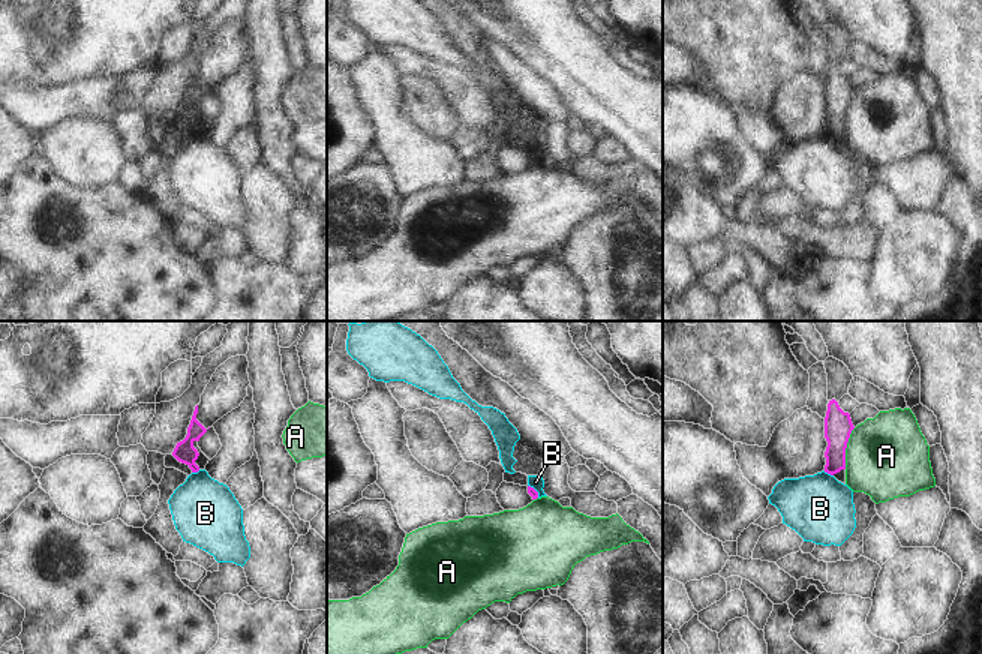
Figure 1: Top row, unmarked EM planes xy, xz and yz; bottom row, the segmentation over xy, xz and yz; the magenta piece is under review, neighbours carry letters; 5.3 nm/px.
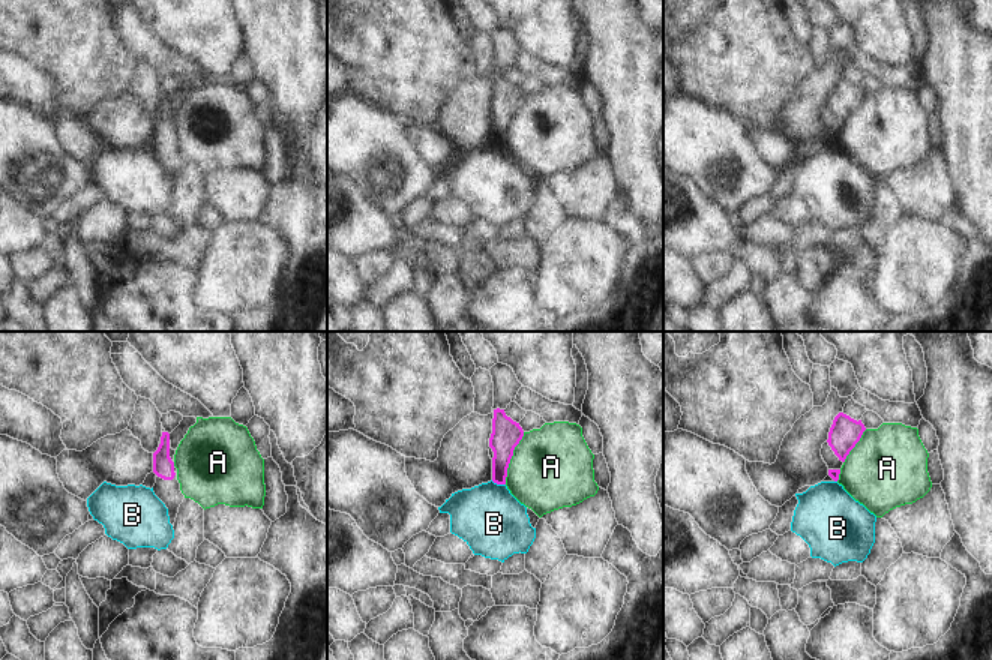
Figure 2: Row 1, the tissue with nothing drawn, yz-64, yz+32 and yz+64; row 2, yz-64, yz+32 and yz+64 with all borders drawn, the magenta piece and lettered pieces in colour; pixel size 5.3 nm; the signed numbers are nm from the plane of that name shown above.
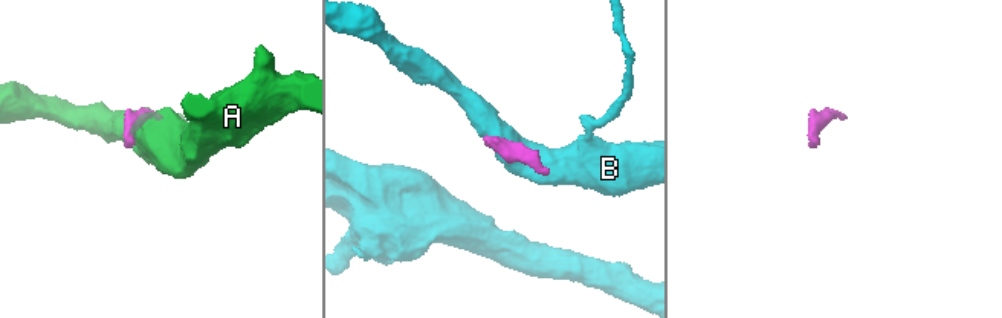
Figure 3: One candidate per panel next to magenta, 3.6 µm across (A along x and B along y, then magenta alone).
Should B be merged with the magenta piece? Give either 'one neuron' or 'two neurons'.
two neurons

